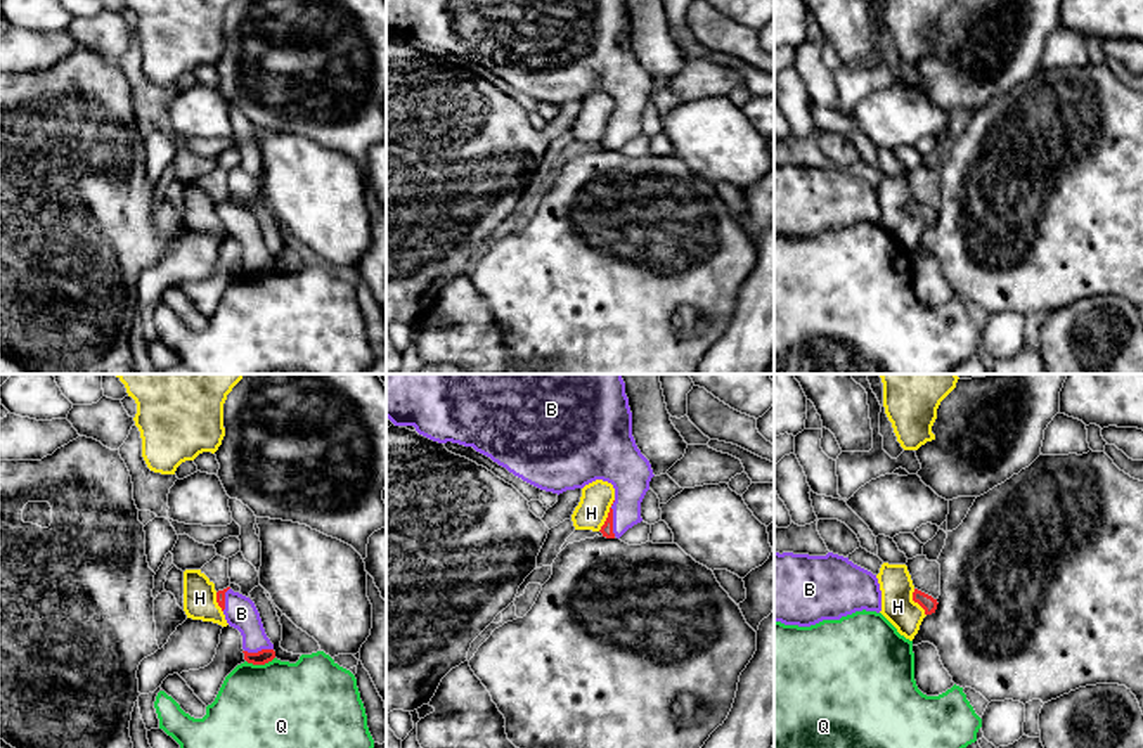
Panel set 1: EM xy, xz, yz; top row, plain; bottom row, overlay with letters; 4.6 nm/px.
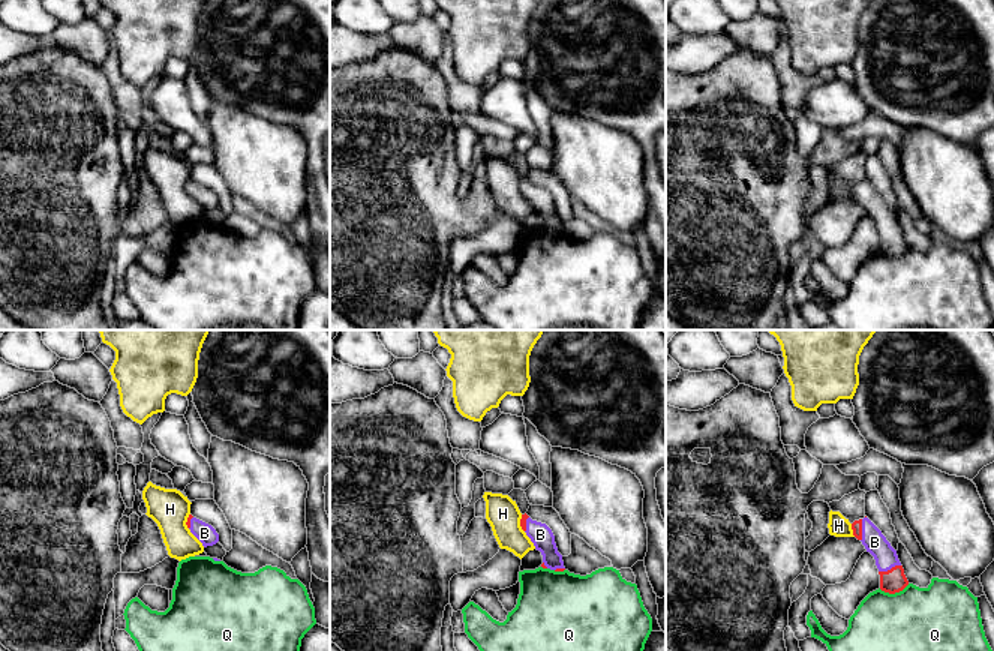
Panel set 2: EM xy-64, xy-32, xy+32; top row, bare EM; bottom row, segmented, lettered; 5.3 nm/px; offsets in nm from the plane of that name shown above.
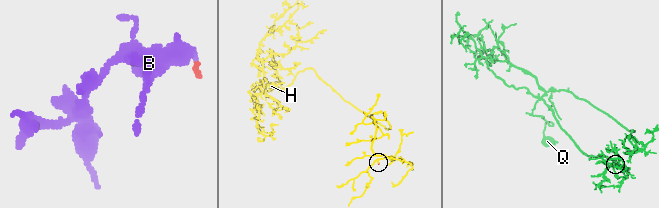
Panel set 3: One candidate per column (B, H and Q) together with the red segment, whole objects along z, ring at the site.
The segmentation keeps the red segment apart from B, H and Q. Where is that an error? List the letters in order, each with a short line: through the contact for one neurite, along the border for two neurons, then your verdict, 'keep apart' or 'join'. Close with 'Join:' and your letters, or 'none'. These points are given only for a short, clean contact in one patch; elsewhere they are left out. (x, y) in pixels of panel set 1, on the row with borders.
B: line xz (607, 528), (612, 518), (624, 506), (624, 466); join
H: line xz (613, 499), (608, 516), (598, 530); keep apart
Q: keep apart
Join: B

